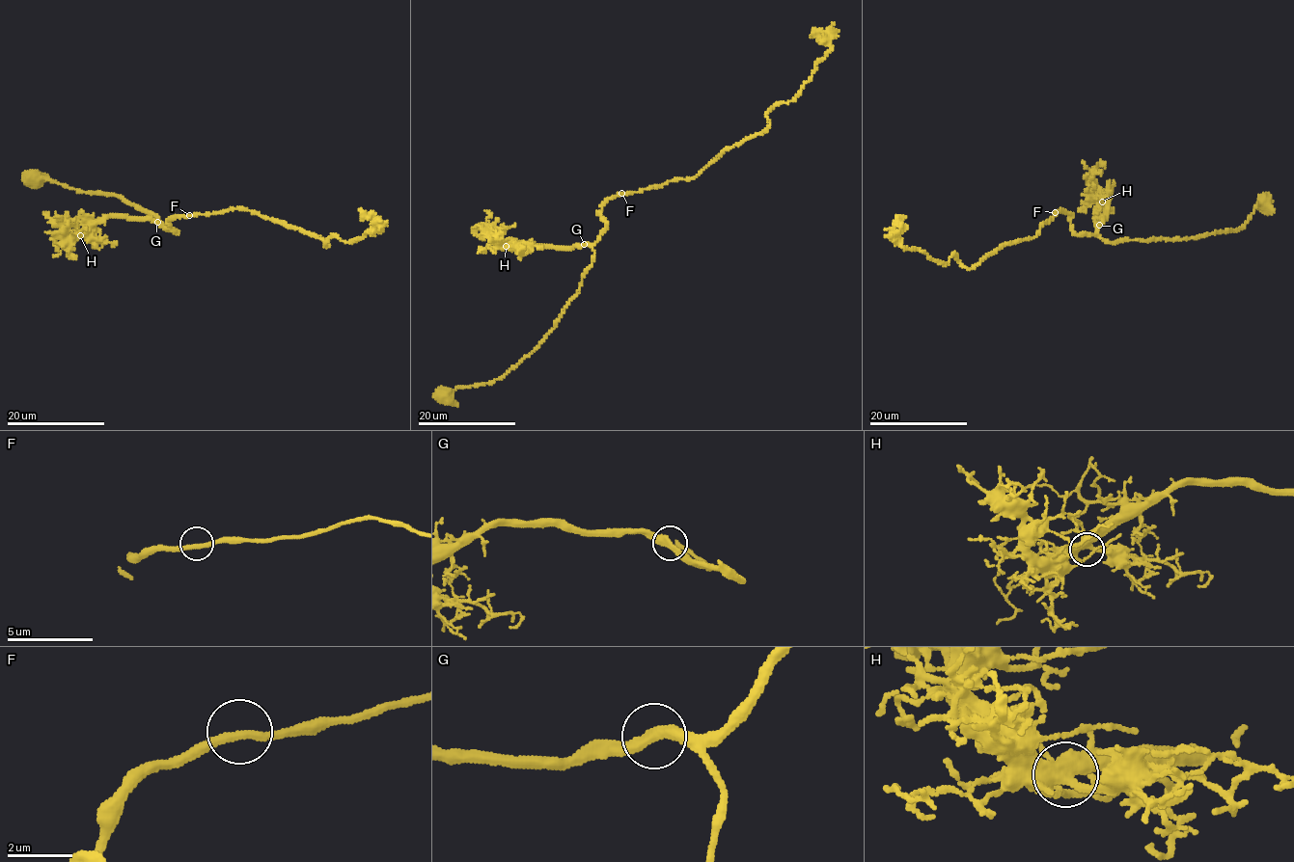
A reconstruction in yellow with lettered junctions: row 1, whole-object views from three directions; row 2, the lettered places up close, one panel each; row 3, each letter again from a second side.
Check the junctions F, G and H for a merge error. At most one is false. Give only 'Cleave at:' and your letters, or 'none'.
Cleave at: none

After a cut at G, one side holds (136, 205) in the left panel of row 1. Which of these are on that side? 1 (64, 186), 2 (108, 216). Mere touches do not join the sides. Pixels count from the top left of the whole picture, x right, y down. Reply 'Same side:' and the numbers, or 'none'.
Same side: 1

